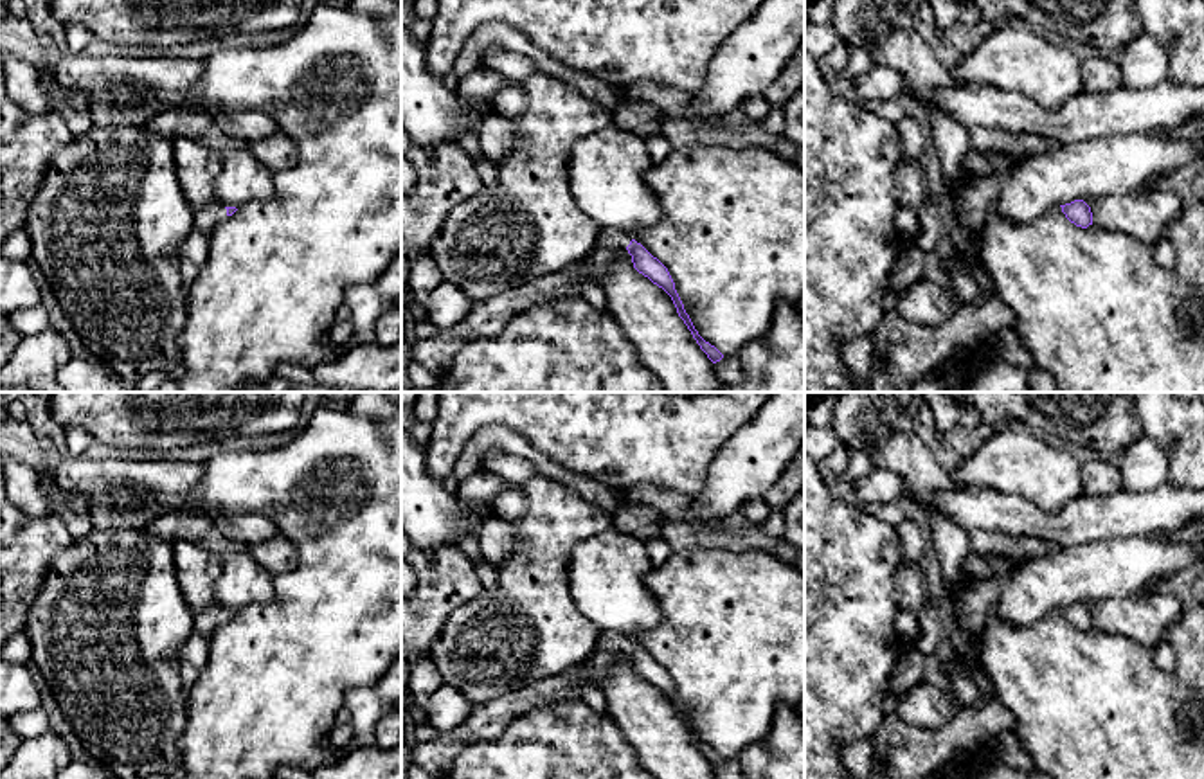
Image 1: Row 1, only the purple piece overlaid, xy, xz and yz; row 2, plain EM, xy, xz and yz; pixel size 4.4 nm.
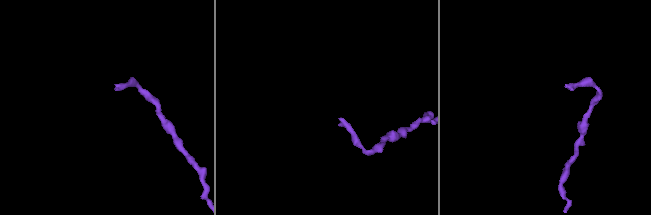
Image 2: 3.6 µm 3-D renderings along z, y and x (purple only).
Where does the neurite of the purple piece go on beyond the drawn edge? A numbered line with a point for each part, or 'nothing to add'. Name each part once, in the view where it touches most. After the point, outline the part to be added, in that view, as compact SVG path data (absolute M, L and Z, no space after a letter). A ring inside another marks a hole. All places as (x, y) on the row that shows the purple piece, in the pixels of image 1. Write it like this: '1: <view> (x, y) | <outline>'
1: xz (612, 240) | M599 230L599 245L624 252L632 237L617 230Z

